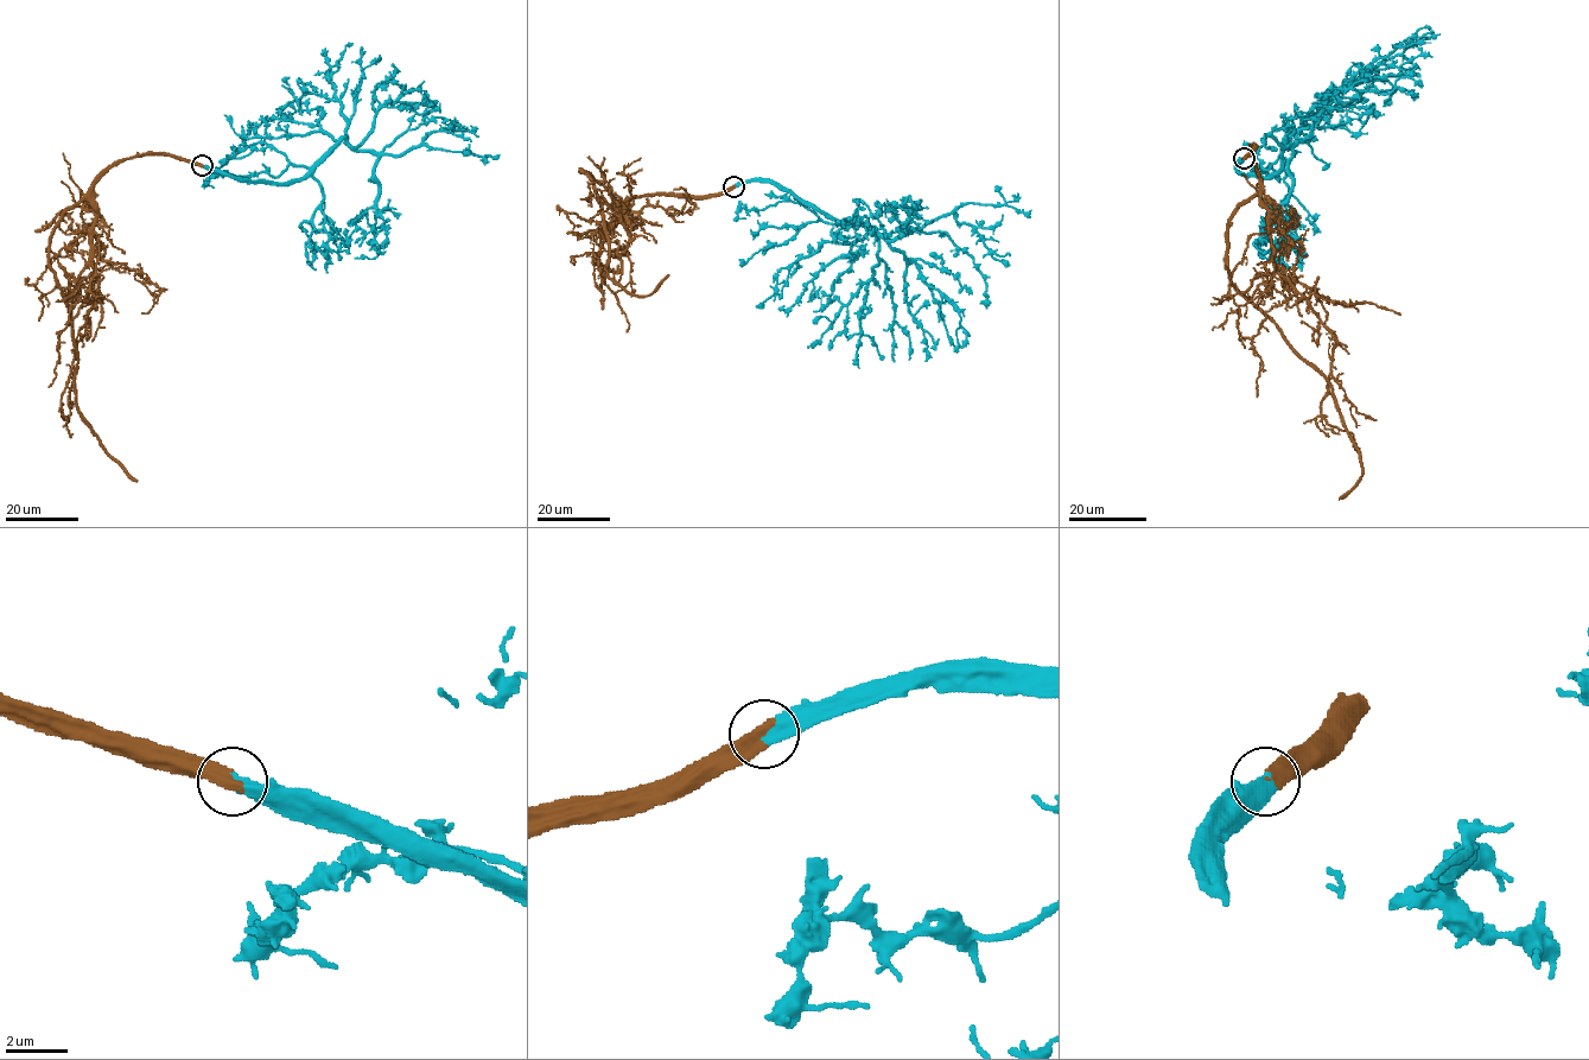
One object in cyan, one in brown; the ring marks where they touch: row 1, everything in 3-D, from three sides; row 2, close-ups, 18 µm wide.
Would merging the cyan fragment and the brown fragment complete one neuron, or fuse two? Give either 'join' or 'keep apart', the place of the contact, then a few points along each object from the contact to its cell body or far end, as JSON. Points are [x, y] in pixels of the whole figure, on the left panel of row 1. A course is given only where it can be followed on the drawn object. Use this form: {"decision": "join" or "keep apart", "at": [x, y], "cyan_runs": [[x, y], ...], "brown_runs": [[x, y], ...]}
{"decision": "join", "at": [202, 165], "cyan_runs": [[202, 165], [240, 179], [298, 181], [343, 138], [356, 147], [386, 103], [428, 106], [426, 91], [424, 100]], "brown_runs": [[202, 165], [165, 154], [118, 160], [52, 235], [49, 268], [70, 315], [77, 410], [137, 481]]}

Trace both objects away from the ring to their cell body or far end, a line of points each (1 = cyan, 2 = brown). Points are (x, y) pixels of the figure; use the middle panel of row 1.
1: (733, 186), (749, 182), (779, 183), (838, 221), (871, 226), (954, 308), (960, 317), (955, 351)
2: (733, 186), (618, 201), (580, 171), (602, 211), (607, 274), (637, 296), (668, 274)

